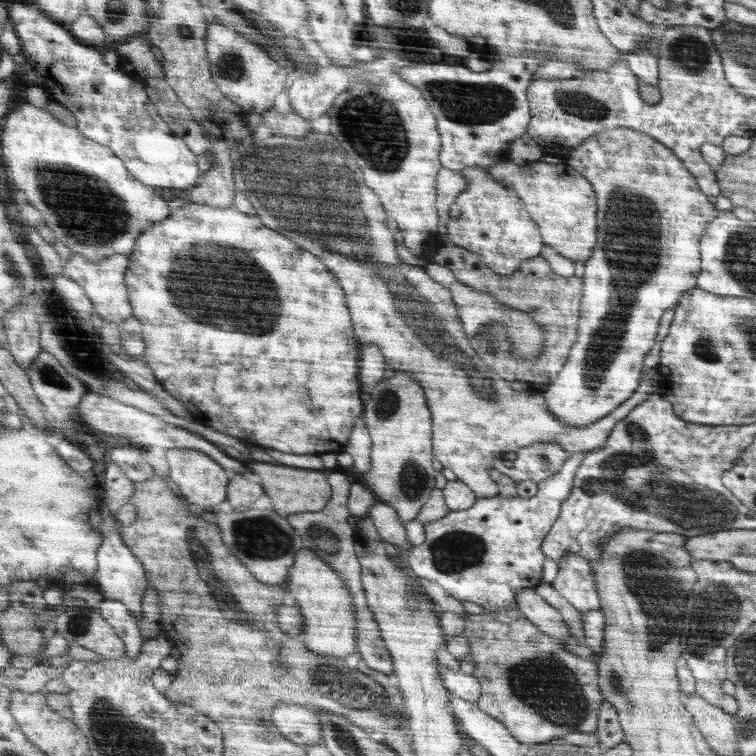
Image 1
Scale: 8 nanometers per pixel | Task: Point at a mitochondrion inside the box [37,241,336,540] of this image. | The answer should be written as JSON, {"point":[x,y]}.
{"point":[253,303]}

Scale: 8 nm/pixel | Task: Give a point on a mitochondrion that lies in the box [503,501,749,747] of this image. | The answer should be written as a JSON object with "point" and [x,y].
{"point":[548,686]}

